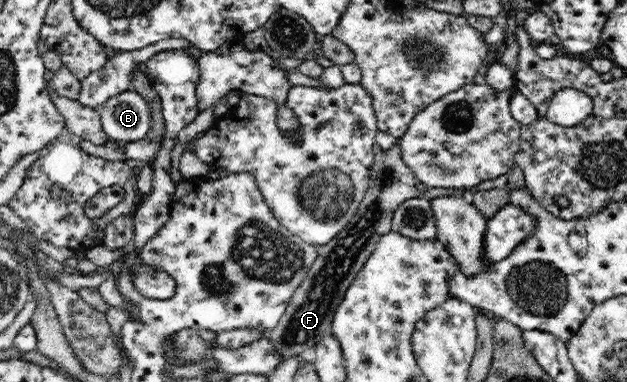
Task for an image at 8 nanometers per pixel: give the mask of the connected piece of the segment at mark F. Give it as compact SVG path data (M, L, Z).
M398 141L394 147L375 155L368 180L369 185L366 195L360 201L351 222L328 243L317 246L318 257L316 261L308 270L304 281L294 291L287 303L282 319L278 321L278 325L274 329L270 329L266 335L270 342L274 344L274 348L278 350L282 360L298 356L302 351L315 347L326 334L331 333L331 321L334 319L334 313L342 303L348 287L352 285L352 281L362 269L364 262L375 251L379 239L392 232L391 223L395 209L401 203L404 203L404 200L425 198L429 201L440 196L462 196L465 191L475 194L479 191L506 188L507 186L507 177L504 174L496 177L496 179L482 181L482 183L470 189L433 187L426 192L420 192L416 188L417 181L414 178L414 172L402 160L402 148L400 148L400 142Z

